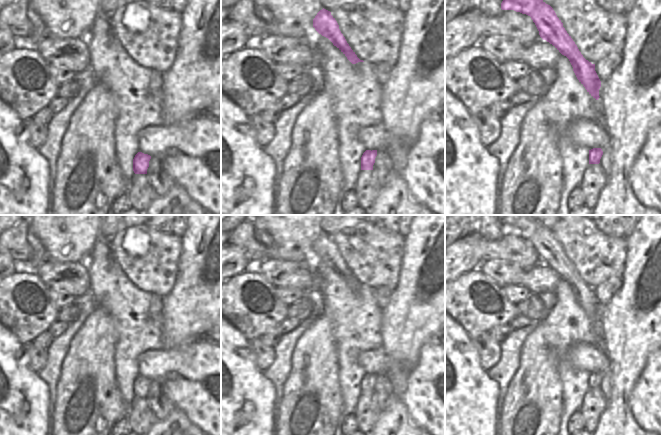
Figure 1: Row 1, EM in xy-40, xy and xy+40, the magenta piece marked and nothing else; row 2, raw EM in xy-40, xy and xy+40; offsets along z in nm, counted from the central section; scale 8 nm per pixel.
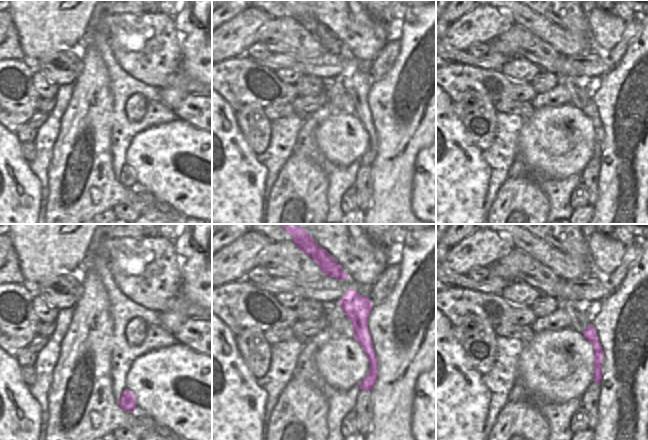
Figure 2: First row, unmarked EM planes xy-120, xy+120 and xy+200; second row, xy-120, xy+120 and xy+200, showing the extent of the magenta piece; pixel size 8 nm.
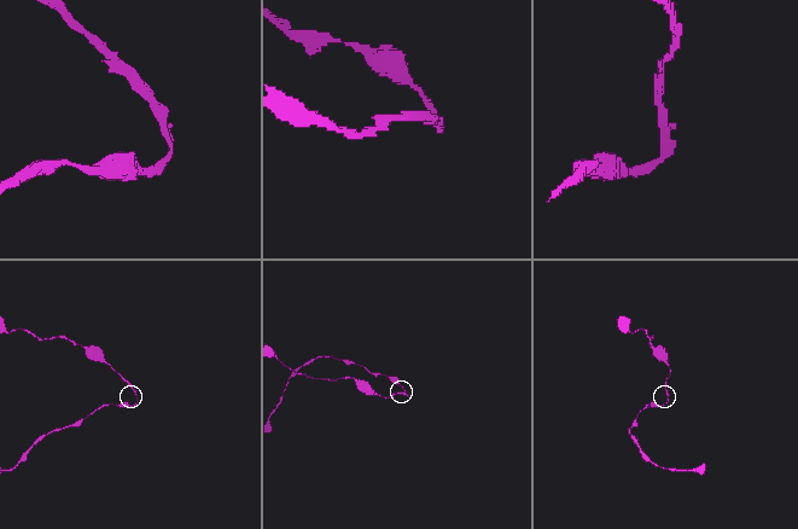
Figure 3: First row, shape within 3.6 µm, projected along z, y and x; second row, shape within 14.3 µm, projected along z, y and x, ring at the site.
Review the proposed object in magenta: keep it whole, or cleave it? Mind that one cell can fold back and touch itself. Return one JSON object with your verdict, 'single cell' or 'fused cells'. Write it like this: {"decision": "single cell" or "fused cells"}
{"decision": "fused cells"}

